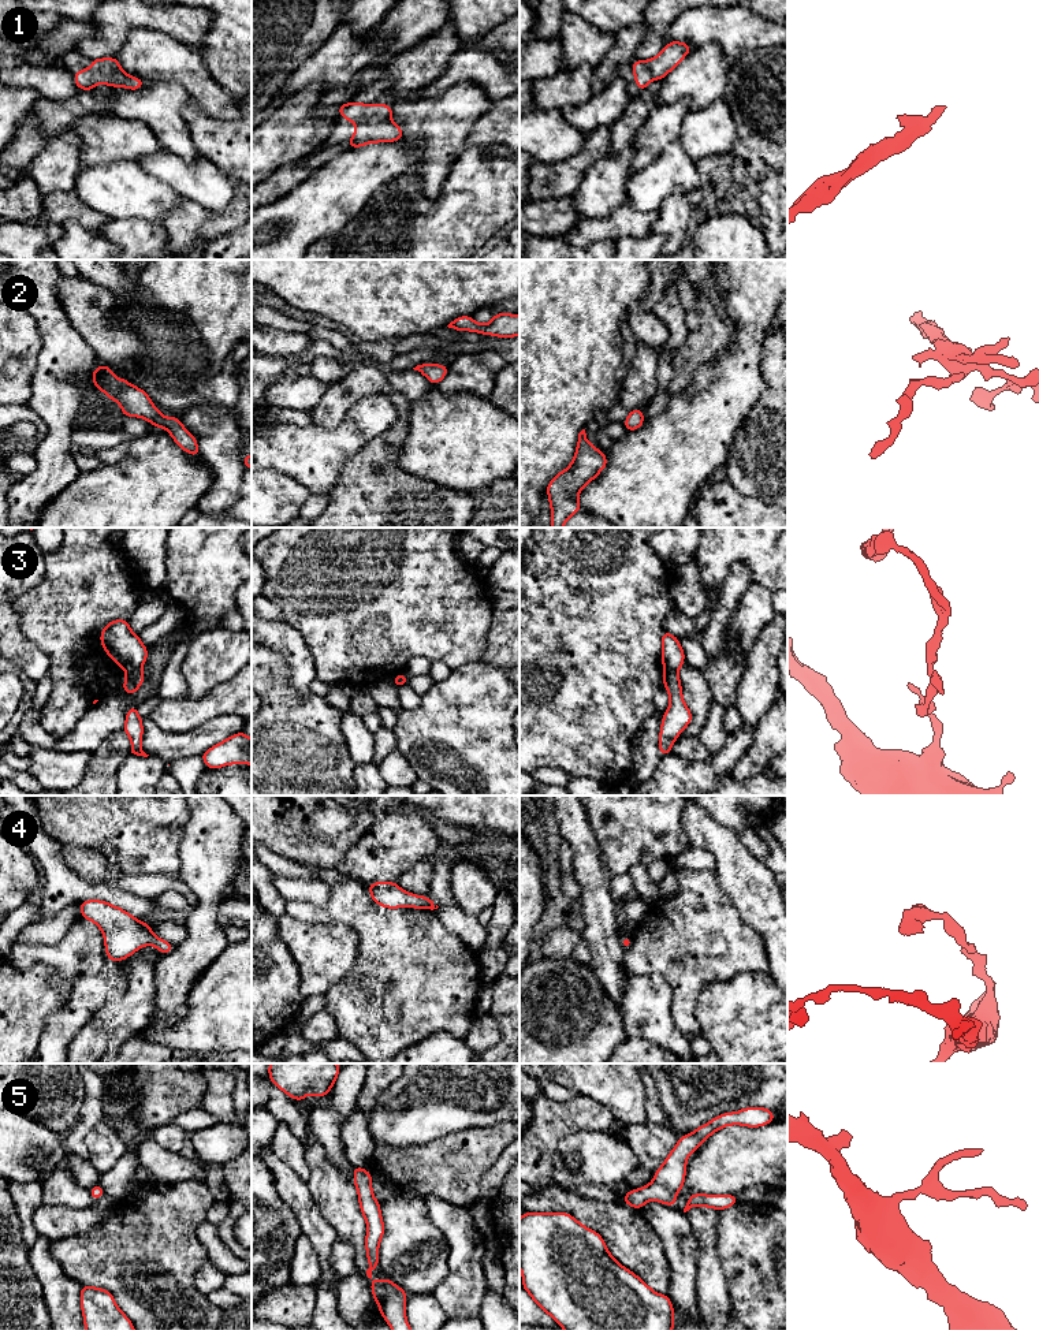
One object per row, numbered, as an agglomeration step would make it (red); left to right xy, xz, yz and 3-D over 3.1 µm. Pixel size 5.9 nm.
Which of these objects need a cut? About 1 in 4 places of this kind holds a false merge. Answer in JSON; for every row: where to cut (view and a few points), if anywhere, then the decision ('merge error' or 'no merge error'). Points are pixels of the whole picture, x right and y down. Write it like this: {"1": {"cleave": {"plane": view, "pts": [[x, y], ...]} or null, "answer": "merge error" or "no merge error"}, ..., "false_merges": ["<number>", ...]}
{"1": {"cleave": null, "answer": "no merge error"}, "2": {"cleave": null, "answer": "no merge error"}, "3": {"cleave": {"plane": "xy", "pts": [[140, 669], [129, 673]]}, "answer": "merge error"}, "4": {"cleave": null, "answer": "no merge error"}, "5": {"cleave": null, "answer": "no merge error"}, "false_merges": ["3"]}

